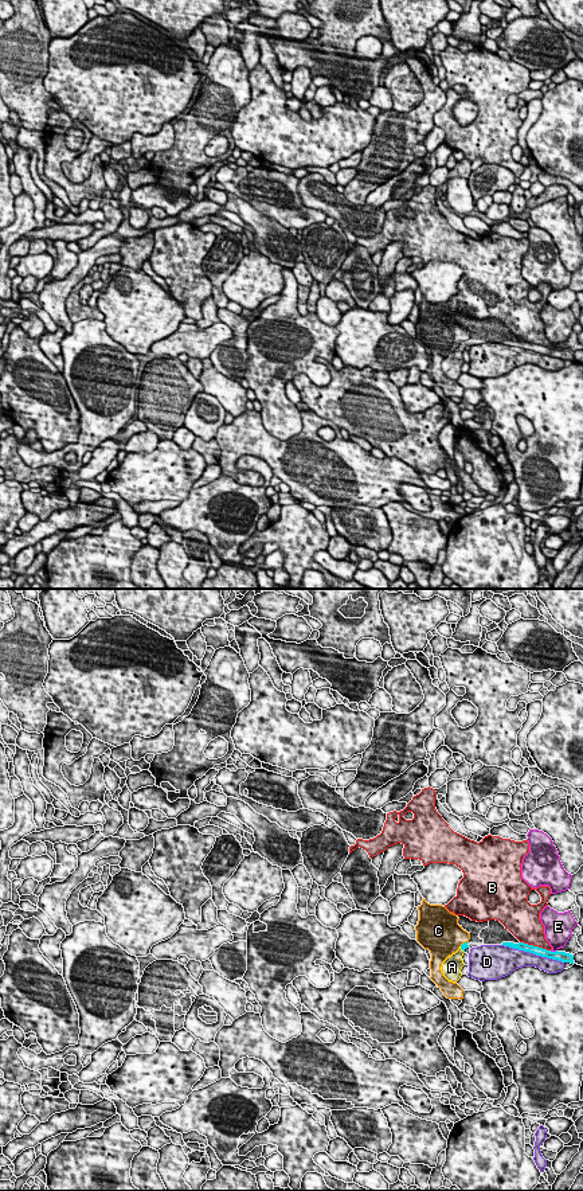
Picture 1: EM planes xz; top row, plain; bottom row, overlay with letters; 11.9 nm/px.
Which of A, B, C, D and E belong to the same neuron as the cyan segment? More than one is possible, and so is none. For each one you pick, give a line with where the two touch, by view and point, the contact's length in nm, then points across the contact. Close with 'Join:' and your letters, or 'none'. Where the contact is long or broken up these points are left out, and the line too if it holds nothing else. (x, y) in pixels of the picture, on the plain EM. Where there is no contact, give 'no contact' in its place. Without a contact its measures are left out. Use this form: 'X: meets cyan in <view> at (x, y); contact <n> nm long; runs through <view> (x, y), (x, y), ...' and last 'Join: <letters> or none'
A: meets cyan in xz at (461, 346); contact 100 nm long; runs through xz (465, 343), (461, 346), (453, 362)
Join: A

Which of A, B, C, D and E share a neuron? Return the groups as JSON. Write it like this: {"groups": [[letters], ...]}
{"groups": [["A"], ["B"], ["C"], ["D"], ["E"]]}

